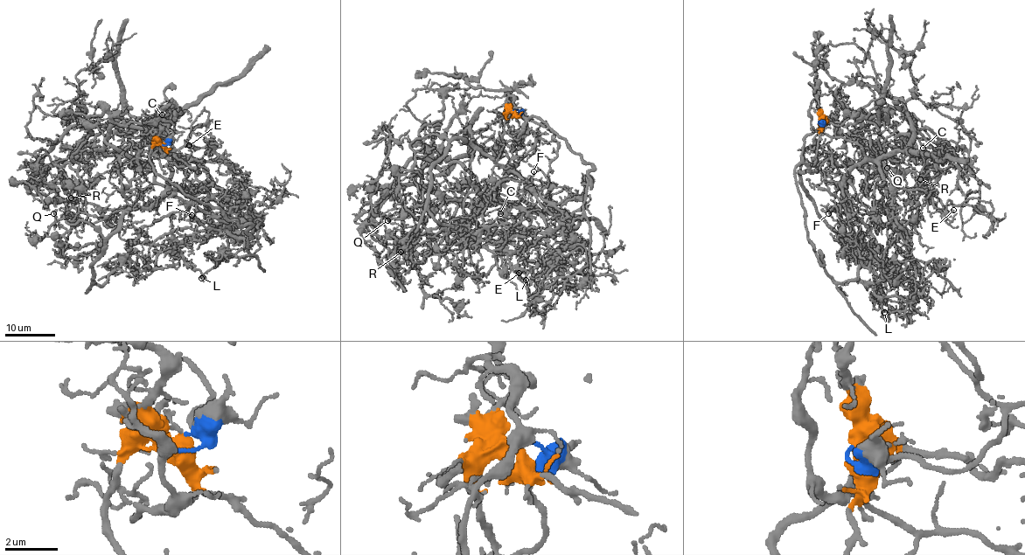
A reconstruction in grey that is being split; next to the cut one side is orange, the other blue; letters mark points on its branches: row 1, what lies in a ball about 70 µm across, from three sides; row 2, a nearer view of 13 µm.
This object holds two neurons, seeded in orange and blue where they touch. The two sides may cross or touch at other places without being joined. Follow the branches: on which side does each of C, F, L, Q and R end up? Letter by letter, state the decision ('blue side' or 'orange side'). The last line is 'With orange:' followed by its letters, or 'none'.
C: blue side
F: orange side
L: orange side
Q: blue side
R: blue side
With orange: F, L

